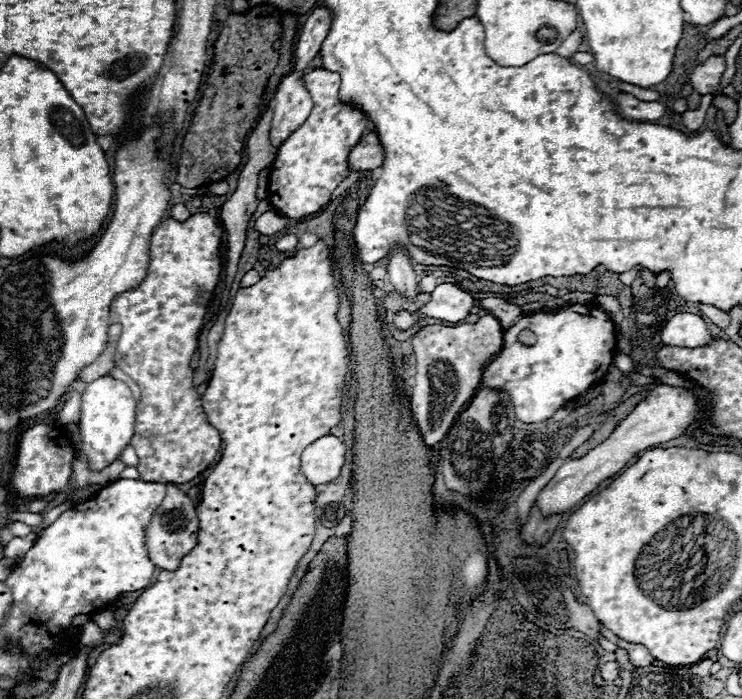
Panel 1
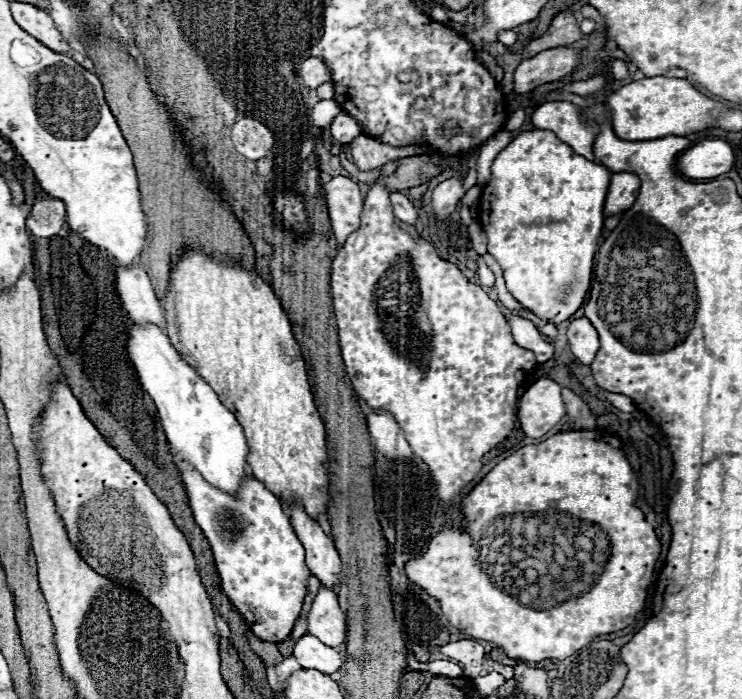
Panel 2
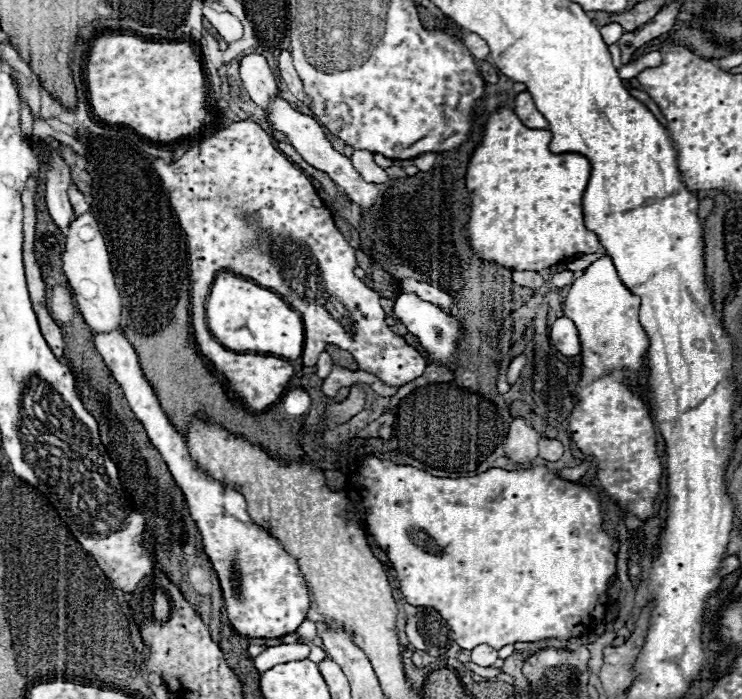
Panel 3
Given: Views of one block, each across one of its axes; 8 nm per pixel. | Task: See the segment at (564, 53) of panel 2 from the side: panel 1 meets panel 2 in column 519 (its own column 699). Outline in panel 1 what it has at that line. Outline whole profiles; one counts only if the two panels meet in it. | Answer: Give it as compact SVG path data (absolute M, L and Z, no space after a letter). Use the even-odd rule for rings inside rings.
M712 56L702 66L696 66L690 74L690 82L698 94L718 94L720 78L726 70L724 56Z

